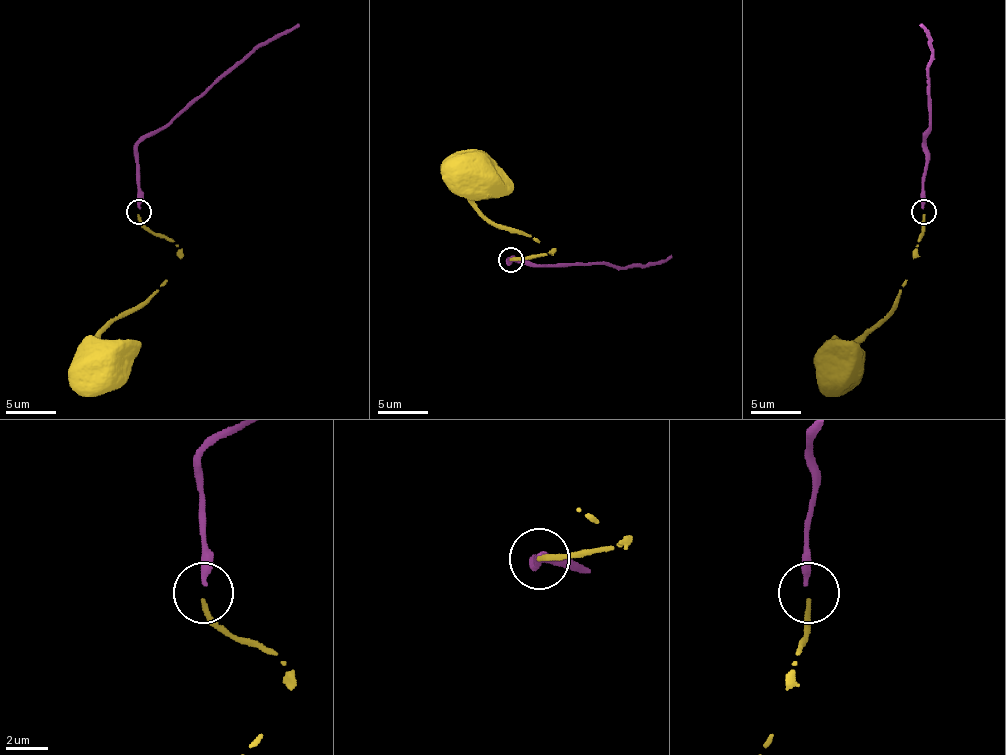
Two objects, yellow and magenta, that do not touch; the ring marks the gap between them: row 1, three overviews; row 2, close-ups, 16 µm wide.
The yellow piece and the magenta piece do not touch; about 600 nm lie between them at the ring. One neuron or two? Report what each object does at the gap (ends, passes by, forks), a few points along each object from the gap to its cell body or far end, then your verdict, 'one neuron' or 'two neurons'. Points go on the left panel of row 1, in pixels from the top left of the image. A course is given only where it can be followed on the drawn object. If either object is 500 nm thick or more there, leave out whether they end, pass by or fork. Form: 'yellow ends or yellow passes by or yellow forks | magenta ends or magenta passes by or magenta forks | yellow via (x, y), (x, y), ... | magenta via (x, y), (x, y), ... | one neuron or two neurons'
yellow ends | magenta ends | yellow via (138, 215), (153, 233), (171, 238), (181, 248), (181, 255), (158, 291), (123, 311), (101, 333), (93, 366) | magenta via (138, 208), (136, 145), (163, 130), (259, 47), (292, 32), (299, 24) | two neurons

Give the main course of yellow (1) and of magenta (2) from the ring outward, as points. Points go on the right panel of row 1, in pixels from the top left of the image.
1: (924, 215), (916, 255), (891, 311), (833, 366)
2: (924, 208), (931, 47), (926, 32), (919, 24)

